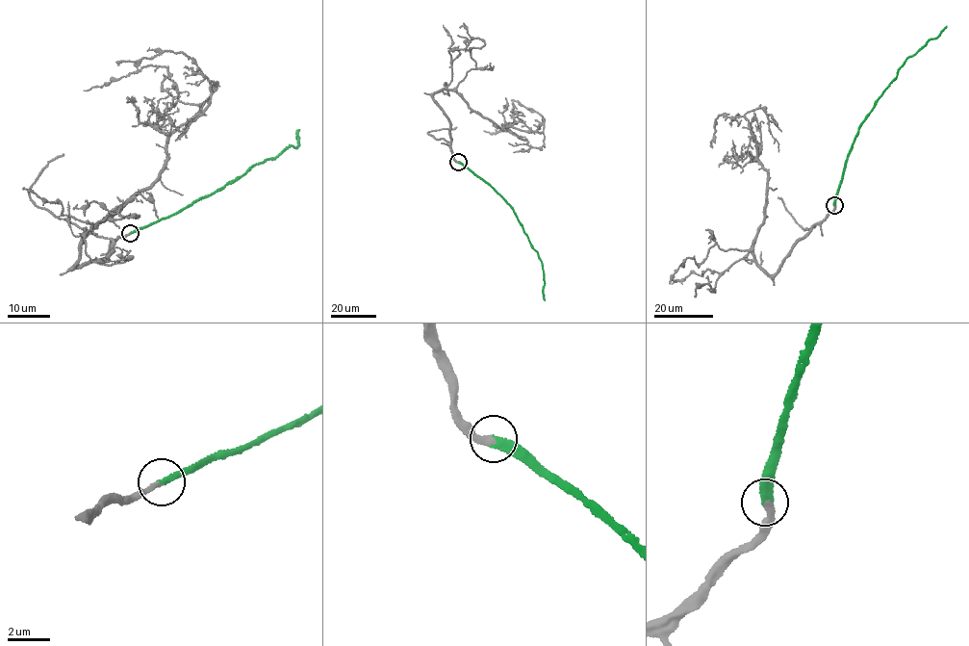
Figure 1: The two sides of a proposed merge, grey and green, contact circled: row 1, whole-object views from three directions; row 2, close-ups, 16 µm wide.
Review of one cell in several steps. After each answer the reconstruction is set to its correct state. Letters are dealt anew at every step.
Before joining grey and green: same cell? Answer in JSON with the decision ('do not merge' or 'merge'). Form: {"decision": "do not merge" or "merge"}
{"decision": "merge"}

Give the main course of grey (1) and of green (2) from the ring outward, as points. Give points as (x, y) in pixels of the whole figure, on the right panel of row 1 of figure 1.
1: (834, 206), (770, 274), (752, 249), (764, 216), (768, 178), (749, 121), (742, 116), (719, 115), (711, 146)
2: (833, 206), (860, 126), (908, 57), (938, 37), (946, 26)

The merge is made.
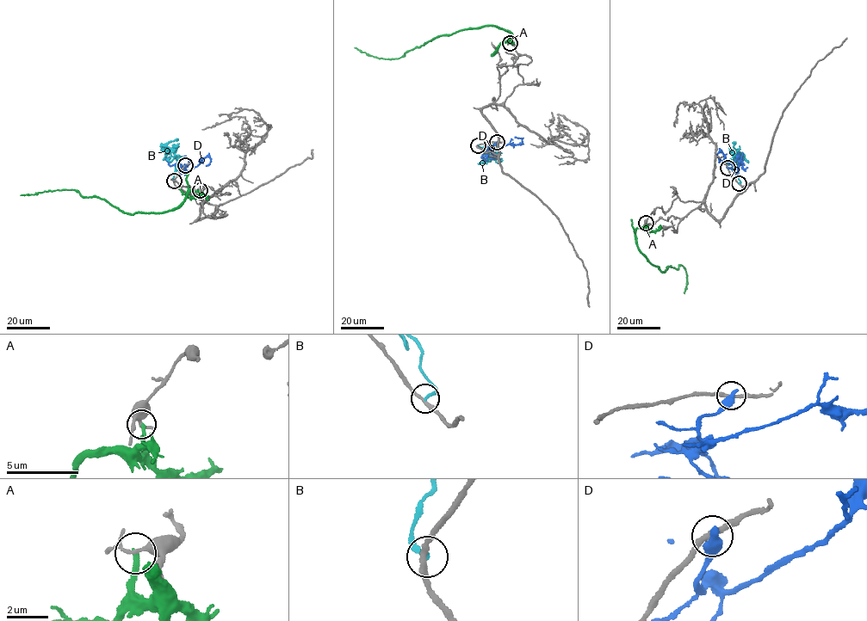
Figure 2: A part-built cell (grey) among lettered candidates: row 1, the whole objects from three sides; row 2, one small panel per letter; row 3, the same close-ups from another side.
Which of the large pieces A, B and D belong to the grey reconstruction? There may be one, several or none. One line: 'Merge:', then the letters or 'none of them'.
Merge: none of them

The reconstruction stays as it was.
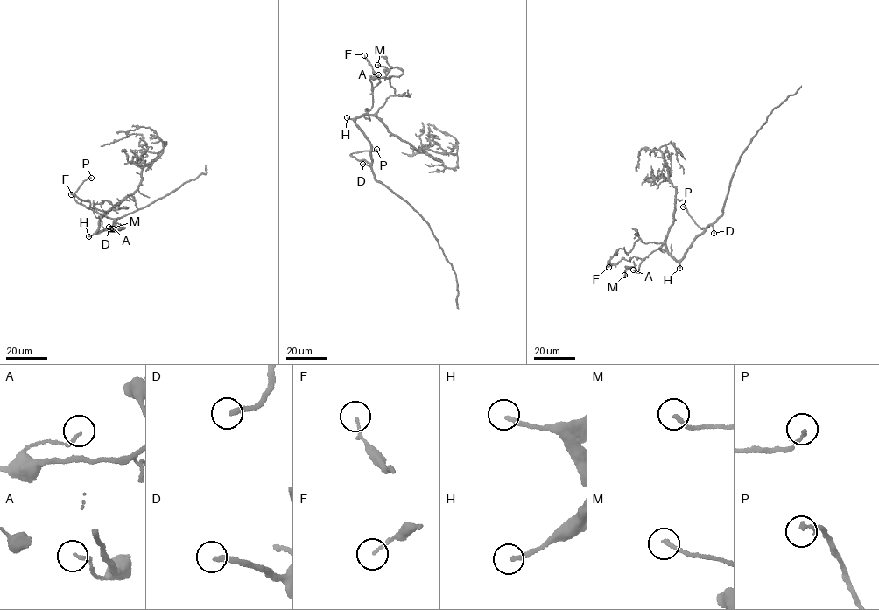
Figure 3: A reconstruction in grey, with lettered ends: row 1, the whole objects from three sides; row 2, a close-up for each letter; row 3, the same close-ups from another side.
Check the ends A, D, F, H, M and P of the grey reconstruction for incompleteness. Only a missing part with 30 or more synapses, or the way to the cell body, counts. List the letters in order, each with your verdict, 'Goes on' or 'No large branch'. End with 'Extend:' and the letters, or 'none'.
A: No large branch
D: Goes on
F: No large branch
H: No large branch
M: No large branch
P: Goes on
Extend: D, P

